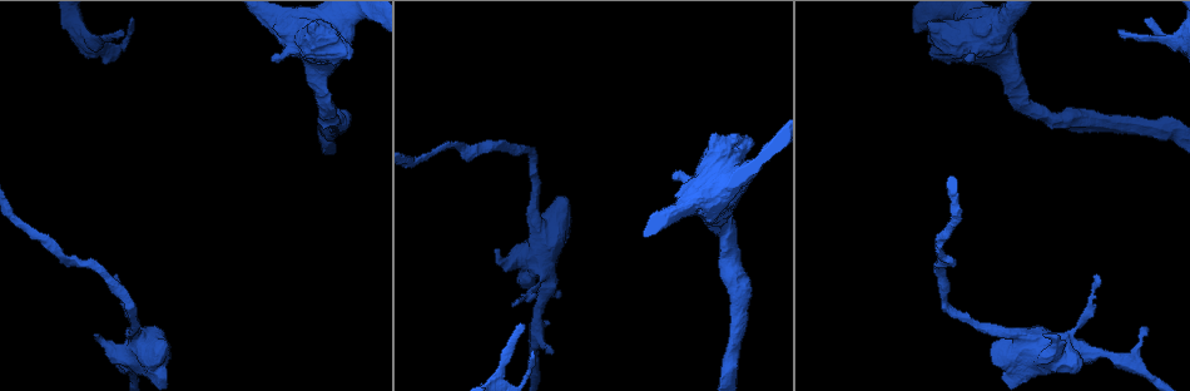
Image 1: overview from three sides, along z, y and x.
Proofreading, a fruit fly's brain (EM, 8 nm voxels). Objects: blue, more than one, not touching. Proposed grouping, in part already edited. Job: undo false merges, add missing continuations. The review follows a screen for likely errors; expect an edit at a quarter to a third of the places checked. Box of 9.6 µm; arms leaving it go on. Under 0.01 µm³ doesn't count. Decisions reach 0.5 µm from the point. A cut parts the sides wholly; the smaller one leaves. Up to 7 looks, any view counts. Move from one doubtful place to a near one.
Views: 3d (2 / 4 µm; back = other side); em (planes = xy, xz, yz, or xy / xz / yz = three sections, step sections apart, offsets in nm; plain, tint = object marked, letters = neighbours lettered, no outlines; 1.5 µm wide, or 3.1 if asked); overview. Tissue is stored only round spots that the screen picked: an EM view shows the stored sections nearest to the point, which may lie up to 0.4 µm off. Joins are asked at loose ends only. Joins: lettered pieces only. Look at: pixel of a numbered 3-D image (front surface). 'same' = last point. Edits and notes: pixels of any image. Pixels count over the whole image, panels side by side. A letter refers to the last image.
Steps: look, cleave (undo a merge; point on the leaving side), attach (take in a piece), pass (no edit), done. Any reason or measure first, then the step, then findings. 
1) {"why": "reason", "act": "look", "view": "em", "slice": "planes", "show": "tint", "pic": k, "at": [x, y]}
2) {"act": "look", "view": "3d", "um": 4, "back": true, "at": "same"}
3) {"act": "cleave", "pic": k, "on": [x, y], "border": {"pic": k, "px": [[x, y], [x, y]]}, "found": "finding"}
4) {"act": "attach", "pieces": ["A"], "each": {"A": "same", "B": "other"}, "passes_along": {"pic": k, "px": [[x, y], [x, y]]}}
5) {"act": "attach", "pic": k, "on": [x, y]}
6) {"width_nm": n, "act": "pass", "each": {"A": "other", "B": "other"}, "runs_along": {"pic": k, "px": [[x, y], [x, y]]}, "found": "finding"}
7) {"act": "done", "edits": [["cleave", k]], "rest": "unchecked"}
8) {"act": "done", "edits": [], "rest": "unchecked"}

{"why": "tapers out", "act": "look", "view": "em", "slice": "planes", "show": "tint", "pic": 1, "at": [552, 351]}

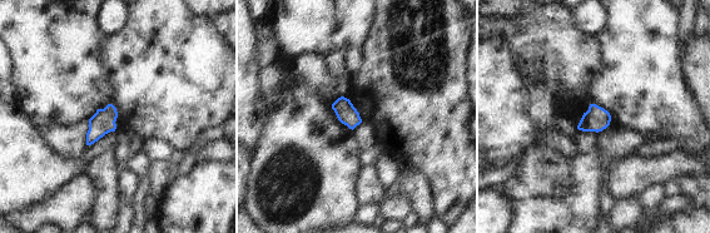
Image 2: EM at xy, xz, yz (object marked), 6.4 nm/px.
{"act": "look", "view": "em", "slice": "planes", "show": "letters", "at": "same"}

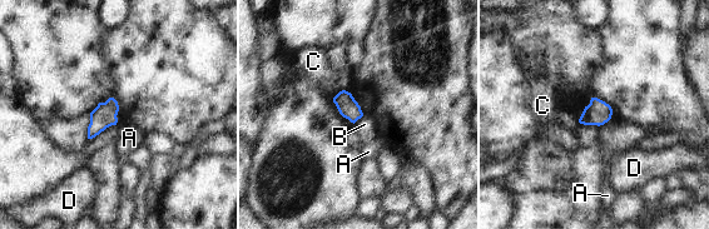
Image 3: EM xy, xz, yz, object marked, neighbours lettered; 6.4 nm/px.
{"act": "pass", "each": {"A": "other", "B": "other", "C": "other", "D": "other"}, "border": {"pic": 3, "px": [[362, 115], [353, 123]]}, "found": "no lettered piece goes on from it"}

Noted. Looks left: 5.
{"why": "free end", "act": "look", "view": "3d", "um": 4, "pic": 1, "at": [969, 58]}

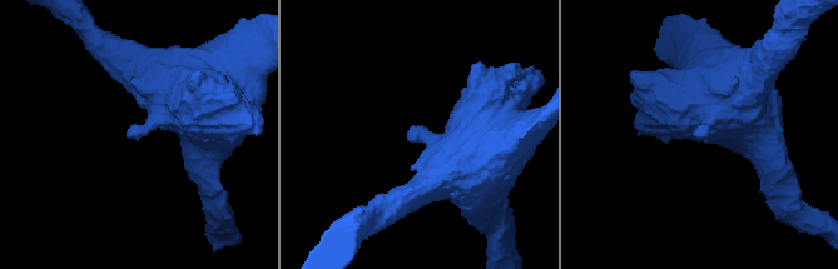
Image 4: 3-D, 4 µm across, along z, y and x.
{"act": "look", "view": "em", "slice": "planes", "show": "letters", "pic": 4, "at": [698, 133]}

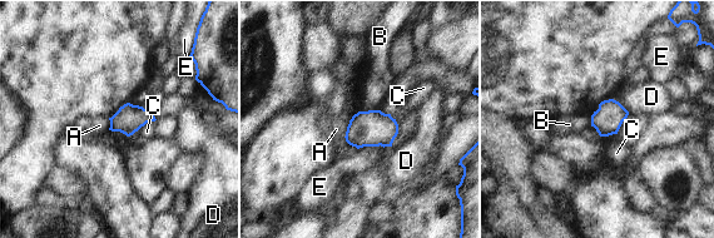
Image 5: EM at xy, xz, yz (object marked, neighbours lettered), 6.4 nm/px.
{"act": "pass", "each": {"A": "other", "B": "other", "C": "other", "D": "other", "E": "other"}, "border": {"pic": 5, "px": [[154, 120], [147, 122], [137, 130]]}, "found": "none of them fits"}

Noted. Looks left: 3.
{"why": "free end", "act": "look", "view": "em", "slice": "planes", "show": "letters", "pic": 1, "at": [337, 34]}

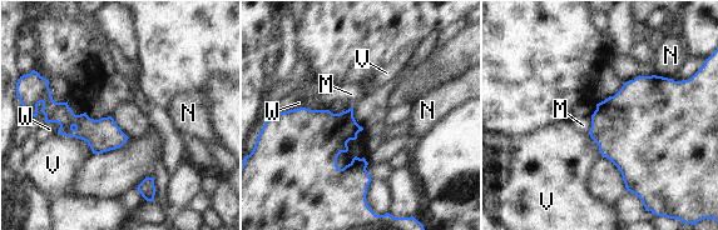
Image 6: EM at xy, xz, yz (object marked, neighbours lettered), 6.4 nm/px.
{"longest_contact_nm": ["V", 260], "act": "pass", "each": {"M": "other", "N": "other", "V": "other", "W": "other"}, "found": "none of them fits"}

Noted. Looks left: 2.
{"act": "done", "edits": [], "rest": "unchecked"}

